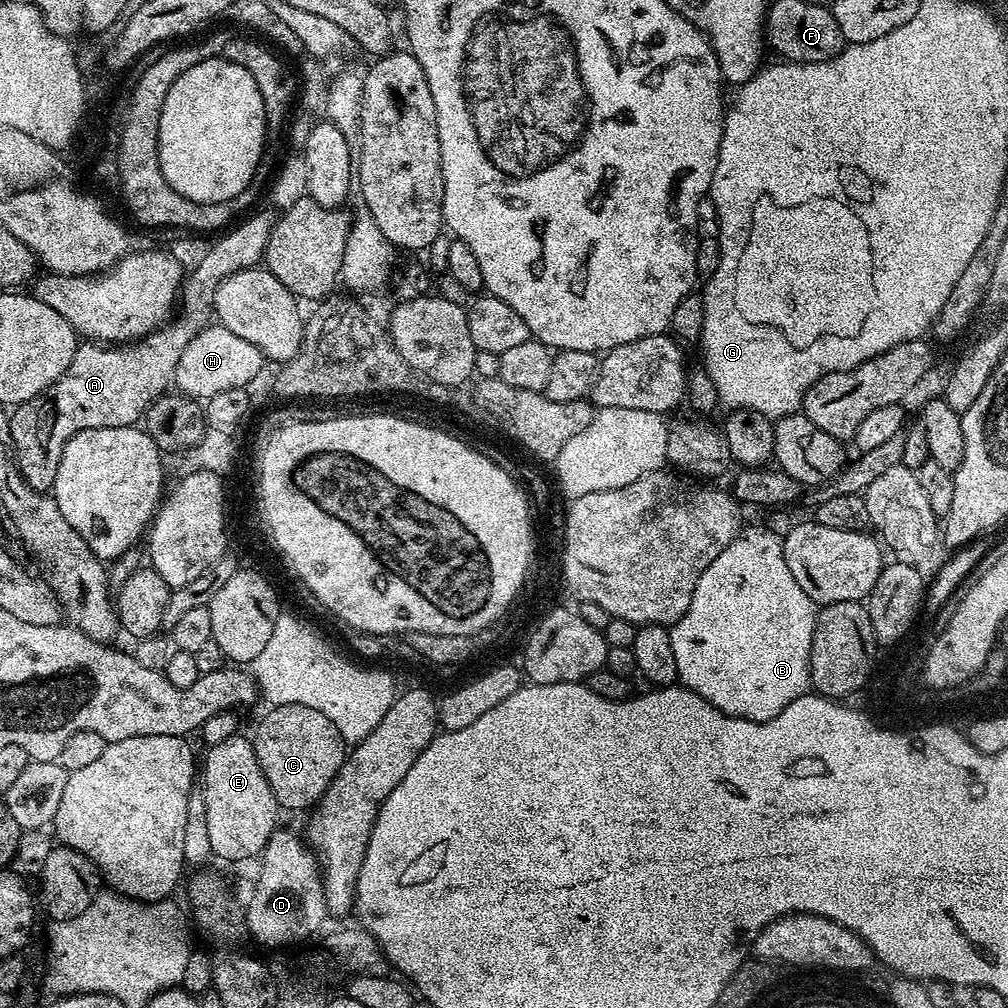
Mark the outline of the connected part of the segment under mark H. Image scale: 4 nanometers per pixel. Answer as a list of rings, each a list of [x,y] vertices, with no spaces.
[[[219,322],[203,328],[197,336],[182,350],[182,358],[178,358],[175,387],[183,395],[206,402],[214,394],[222,394],[222,390],[235,388],[247,389],[248,383],[263,370],[266,358],[258,350],[258,346],[250,346],[246,338],[238,338],[230,330],[226,330]]]

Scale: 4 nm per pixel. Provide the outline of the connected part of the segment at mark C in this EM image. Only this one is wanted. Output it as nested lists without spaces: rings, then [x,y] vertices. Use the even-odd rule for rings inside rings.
[[[278,704],[267,710],[256,728],[256,736],[251,737],[258,766],[262,766],[262,774],[266,774],[266,782],[270,782],[270,790],[281,809],[311,809],[344,765],[344,738],[334,722],[310,706]]]

